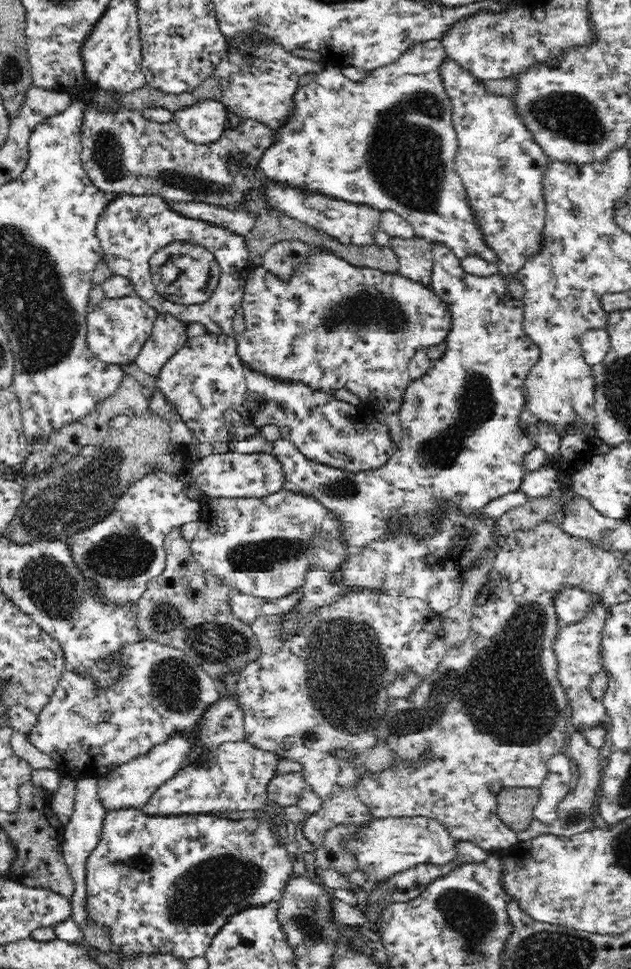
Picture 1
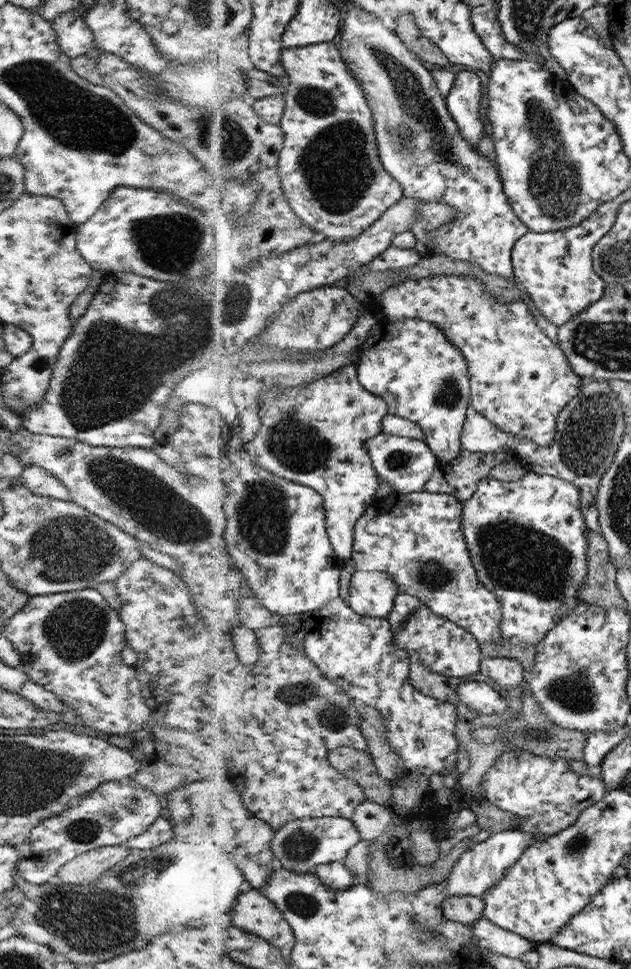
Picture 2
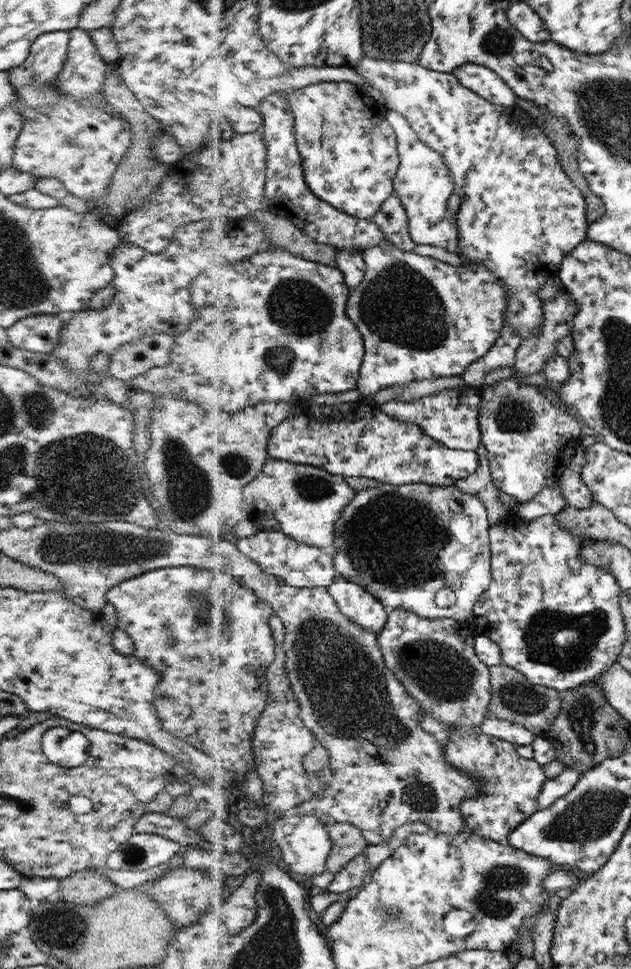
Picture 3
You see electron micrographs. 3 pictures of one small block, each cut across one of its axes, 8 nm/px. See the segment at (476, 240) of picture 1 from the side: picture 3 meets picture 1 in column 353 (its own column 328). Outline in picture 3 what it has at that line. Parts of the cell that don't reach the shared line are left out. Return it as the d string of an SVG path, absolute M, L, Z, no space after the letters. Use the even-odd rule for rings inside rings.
M321 81L319 83L306 85L300 89L295 89L289 94L289 102L291 104L291 109L295 114L298 150L302 154L303 168L306 174L307 184L309 184L311 190L314 190L314 193L318 195L319 198L322 198L325 202L338 207L339 210L342 210L347 214L355 215L357 218L363 219L373 218L375 214L381 210L383 202L386 202L387 198L395 194L396 188L394 185L394 178L398 174L400 167L398 138L394 126L391 126L391 123L387 120L388 110L386 107L373 100L371 96L367 96L367 92L363 91L360 86L345 81Z

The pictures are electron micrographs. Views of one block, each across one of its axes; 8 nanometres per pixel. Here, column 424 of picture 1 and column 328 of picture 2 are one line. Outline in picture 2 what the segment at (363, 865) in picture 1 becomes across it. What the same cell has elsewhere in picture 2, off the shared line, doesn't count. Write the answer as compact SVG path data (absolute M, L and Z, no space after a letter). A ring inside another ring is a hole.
M303 818L286 824L283 829L276 832L275 839L272 841L272 850L280 868L301 874L316 874L317 868L323 864L345 862L350 851L361 842L363 842L362 835L358 830L358 826L350 818Z

